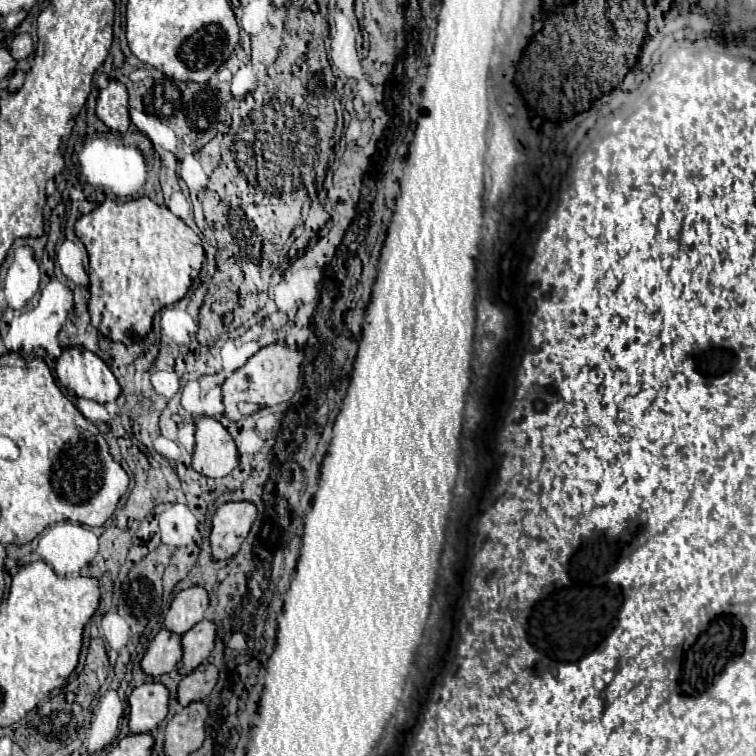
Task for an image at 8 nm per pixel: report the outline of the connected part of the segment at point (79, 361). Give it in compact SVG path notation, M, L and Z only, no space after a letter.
M83 346L65 348L55 362L55 374L59 384L69 392L75 392L79 398L105 404L113 402L121 394L109 366Z

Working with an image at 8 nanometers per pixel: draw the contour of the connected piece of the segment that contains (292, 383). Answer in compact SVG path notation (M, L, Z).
M271 344L261 348L255 356L247 360L245 366L235 370L223 384L223 404L225 404L225 416L231 422L239 422L245 416L239 412L239 404L253 404L257 408L275 406L281 402L287 402L295 390L299 380L299 366L303 360L303 352L299 348L289 348L285 344Z

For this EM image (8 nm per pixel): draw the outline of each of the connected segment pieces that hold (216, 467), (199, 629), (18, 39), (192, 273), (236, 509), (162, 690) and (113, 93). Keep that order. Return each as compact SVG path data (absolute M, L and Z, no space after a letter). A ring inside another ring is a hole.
M213 418L195 420L195 448L191 466L203 476L223 478L239 464L237 448L229 432Z
M209 620L199 622L187 634L181 636L183 656L177 664L177 672L181 676L191 674L191 670L195 670L199 664L203 664L209 658L213 650L213 638L215 638L215 624Z
M17 34L13 36L11 44L9 44L9 52L15 60L25 60L29 58L29 54L33 52L33 42L29 34Z
M147 196L133 200L105 200L93 212L81 216L75 222L75 234L85 244L89 256L89 292L88 312L91 324L107 338L123 344L137 342L145 338L151 330L153 314L167 304L181 300L191 282L199 276L201 262L205 258L199 236L167 206L151 202Z
M227 502L219 506L219 510L213 516L213 526L211 526L211 554L215 560L227 560L239 552L241 542L247 538L253 522L255 522L257 510L251 502Z
M147 682L137 686L129 696L129 734L149 734L157 730L159 722L167 716L167 704L169 704L169 690L163 684Z
M109 80L97 96L95 108L99 120L103 120L113 132L125 132L129 126L129 108L127 108L127 88L119 80Z

